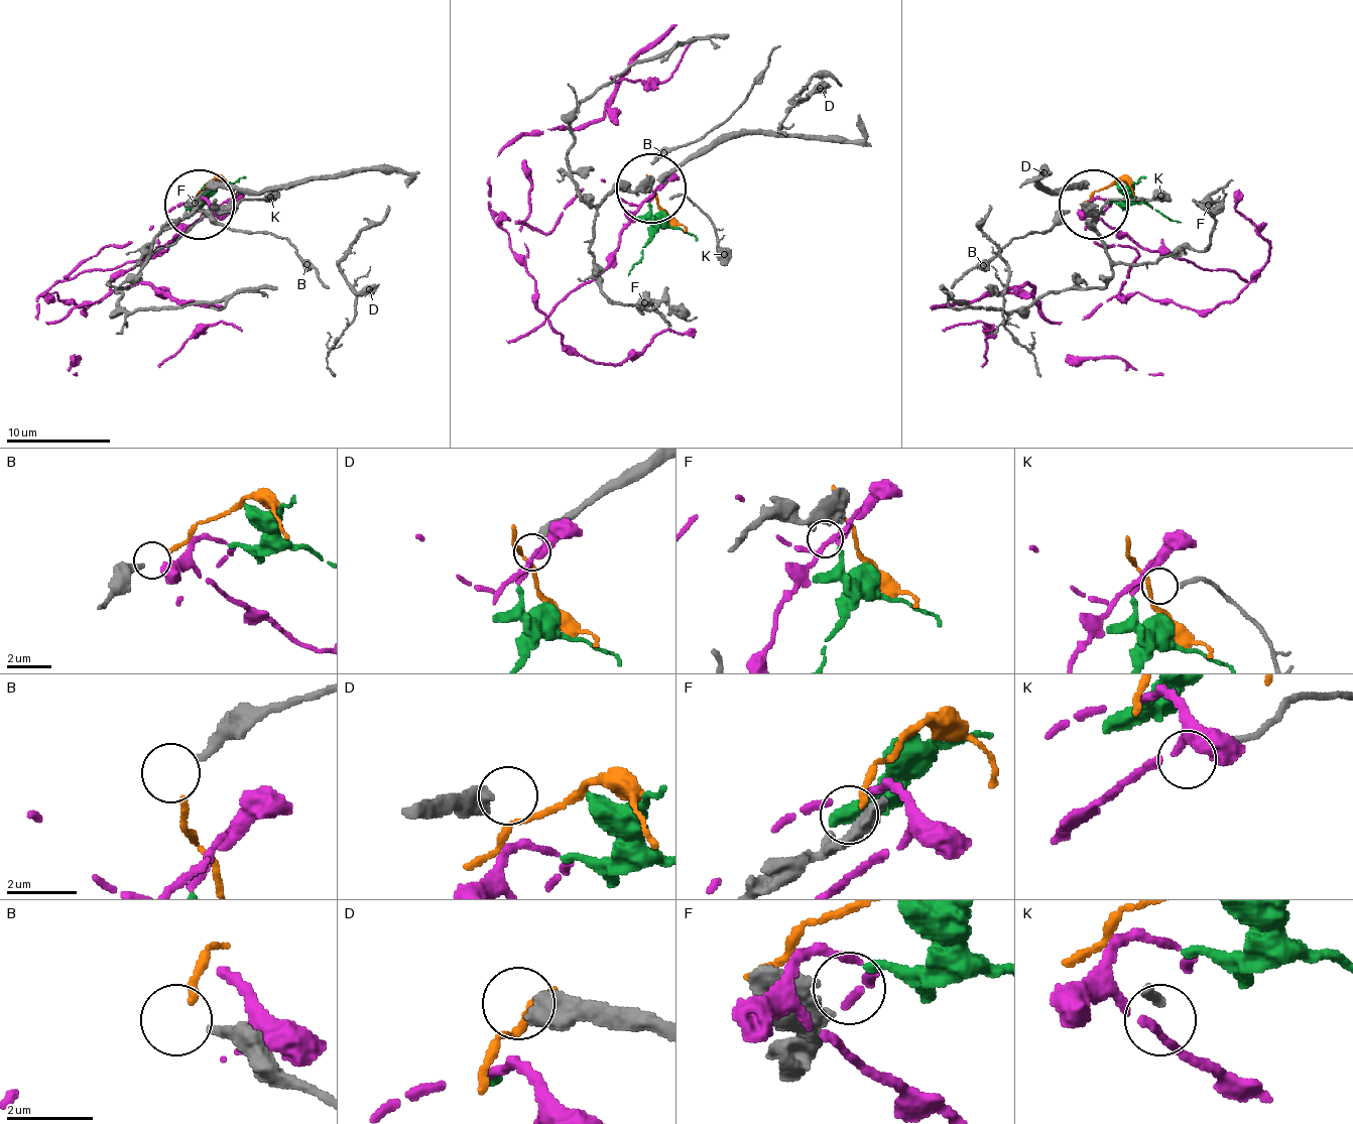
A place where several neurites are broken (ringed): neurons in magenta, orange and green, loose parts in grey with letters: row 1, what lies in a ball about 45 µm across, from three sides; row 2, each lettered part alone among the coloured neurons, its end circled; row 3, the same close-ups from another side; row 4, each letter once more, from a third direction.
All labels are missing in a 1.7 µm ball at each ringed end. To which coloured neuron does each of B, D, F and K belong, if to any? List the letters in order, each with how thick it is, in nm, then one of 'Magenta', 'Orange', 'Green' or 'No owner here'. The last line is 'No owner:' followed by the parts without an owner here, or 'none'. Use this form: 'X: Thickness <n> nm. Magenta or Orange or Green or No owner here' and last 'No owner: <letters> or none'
B: Thickness 240 nm. Orange
D: Thickness 600 nm. No owner here
F: Thickness 220 nm. Green
K: Thickness 200 nm. No owner here
No owner: D, K

